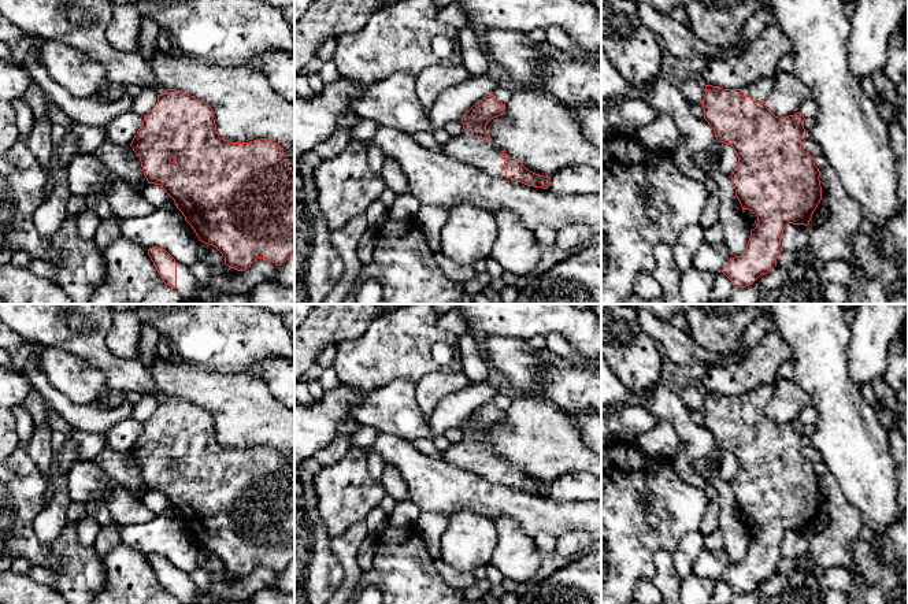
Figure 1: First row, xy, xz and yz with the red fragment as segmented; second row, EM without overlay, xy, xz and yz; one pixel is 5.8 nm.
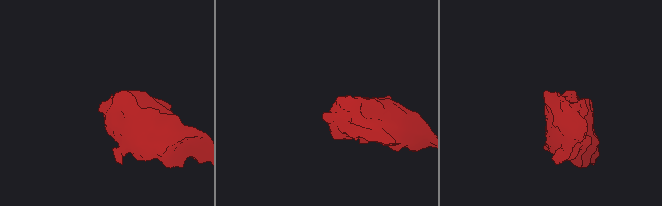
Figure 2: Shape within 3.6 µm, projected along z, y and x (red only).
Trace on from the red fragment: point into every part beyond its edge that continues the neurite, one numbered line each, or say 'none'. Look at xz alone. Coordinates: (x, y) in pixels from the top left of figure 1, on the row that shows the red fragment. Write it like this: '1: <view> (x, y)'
1: xz (467, 148)

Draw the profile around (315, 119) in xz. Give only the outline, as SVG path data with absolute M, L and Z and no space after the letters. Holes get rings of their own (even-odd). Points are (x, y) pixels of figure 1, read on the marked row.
M341 77L311 99L294 96L294 152L305 153L330 138L342 115L355 115L352 101L364 86Z

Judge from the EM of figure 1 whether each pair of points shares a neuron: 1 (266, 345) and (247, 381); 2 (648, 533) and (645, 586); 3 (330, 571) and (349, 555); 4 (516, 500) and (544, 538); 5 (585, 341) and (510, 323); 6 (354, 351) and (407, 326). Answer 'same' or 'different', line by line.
1: different
2: different
3: different
4: different
5: same
6: same

